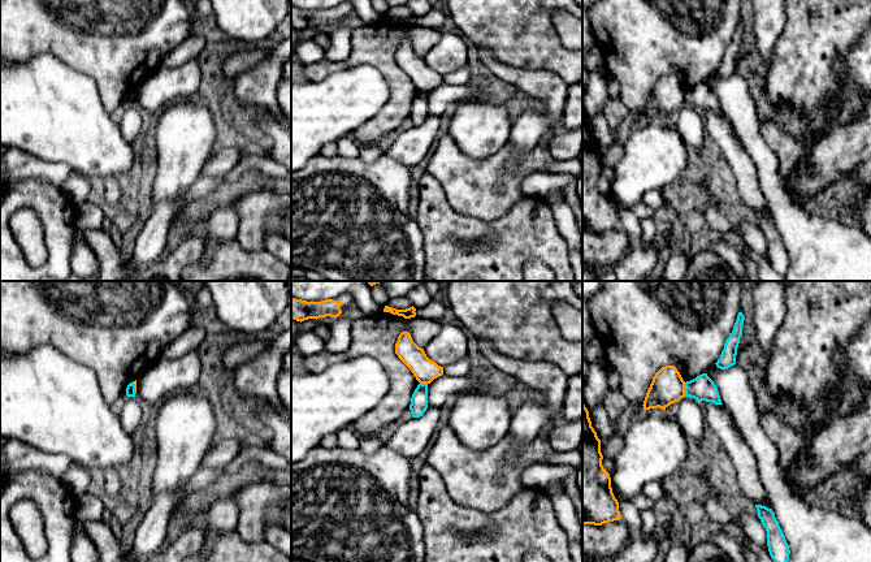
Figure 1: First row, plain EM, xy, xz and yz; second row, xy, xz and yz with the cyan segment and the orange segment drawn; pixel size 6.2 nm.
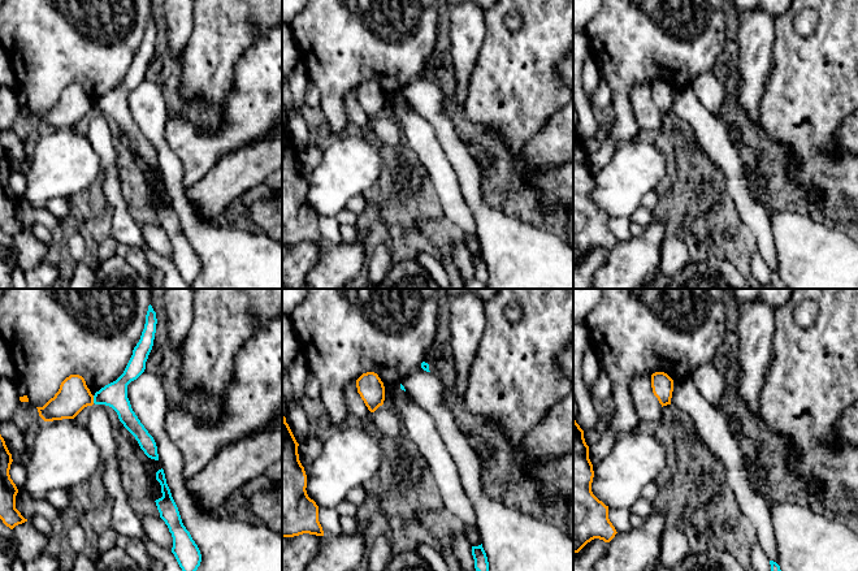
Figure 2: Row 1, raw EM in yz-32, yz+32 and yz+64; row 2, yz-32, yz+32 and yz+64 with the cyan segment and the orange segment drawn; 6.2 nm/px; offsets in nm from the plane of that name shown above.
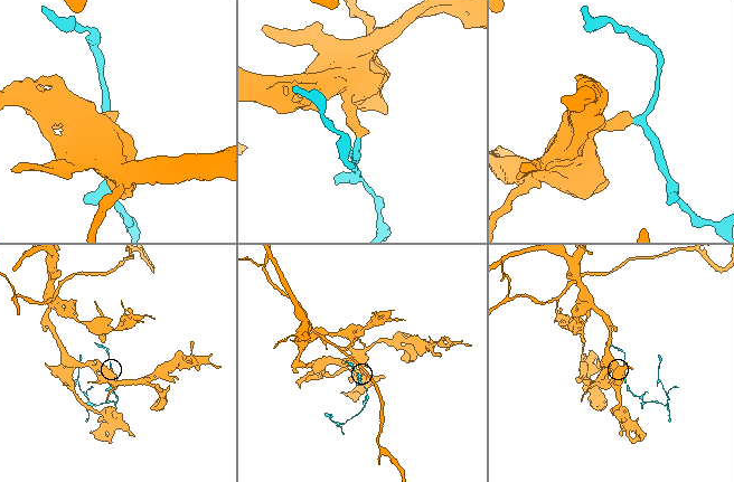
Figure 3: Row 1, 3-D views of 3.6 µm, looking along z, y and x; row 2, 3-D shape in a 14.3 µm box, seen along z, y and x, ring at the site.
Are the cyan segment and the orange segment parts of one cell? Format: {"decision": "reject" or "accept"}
{"decision": "reject"}

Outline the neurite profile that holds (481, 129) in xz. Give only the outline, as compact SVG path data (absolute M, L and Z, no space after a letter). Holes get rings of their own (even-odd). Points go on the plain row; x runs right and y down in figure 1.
M471 100L458 104L448 134L465 155L482 160L508 143L511 125L506 105Z

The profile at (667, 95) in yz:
M675 74L662 75L650 92L644 109L644 118L662 117L685 105L685 90Z

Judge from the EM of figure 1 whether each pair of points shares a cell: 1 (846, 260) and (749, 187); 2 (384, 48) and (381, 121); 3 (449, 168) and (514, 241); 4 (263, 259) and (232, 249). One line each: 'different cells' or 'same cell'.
1: different cells
2: same cell
3: different cells
4: same cell

